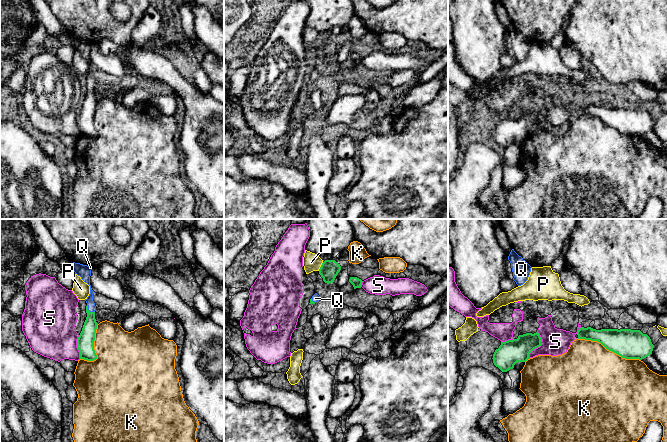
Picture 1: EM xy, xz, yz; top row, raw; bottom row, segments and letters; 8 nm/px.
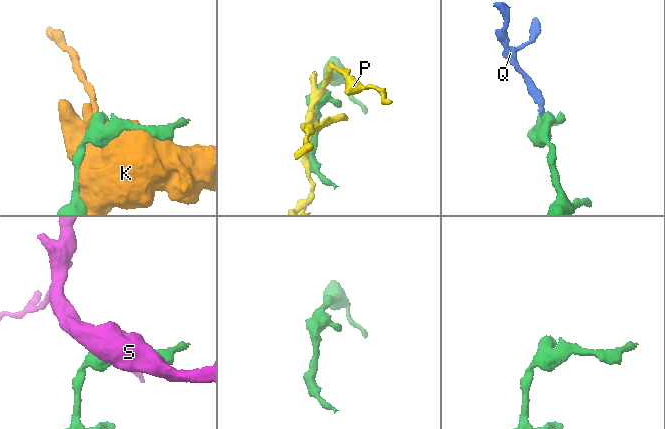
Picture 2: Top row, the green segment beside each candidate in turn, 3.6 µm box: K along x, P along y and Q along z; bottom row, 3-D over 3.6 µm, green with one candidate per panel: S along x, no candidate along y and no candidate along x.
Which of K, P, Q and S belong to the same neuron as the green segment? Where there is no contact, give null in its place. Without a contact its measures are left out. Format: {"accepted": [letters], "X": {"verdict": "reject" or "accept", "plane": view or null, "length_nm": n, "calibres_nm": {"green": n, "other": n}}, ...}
{"accepted": ["Q"], "K": {"verdict": "reject", "plane": "yz", "length_nm": 550, "calibres_nm": {"green": 240, "other": 500}}, "P": {"verdict": "reject", "plane": "xz", "length_nm": 80, "calibres_nm": {"green": 150, "other": 140}}, "Q": {"verdict": "accept", "plane": "xy", "length_nm": 90, "calibres_nm": {"green": 140, "other": 60}}, "S": {"verdict": "reject", "plane": "yz", "length_nm": 240, "calibres_nm": {"green": 200, "other": 220}}}

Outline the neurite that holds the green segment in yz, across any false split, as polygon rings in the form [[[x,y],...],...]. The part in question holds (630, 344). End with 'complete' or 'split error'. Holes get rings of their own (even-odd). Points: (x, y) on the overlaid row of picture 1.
[[[581,327],[577,331],[578,339],[598,341],[607,350],[625,359],[642,360],[652,354],[654,345],[647,334],[631,329],[601,329]]]; complete

